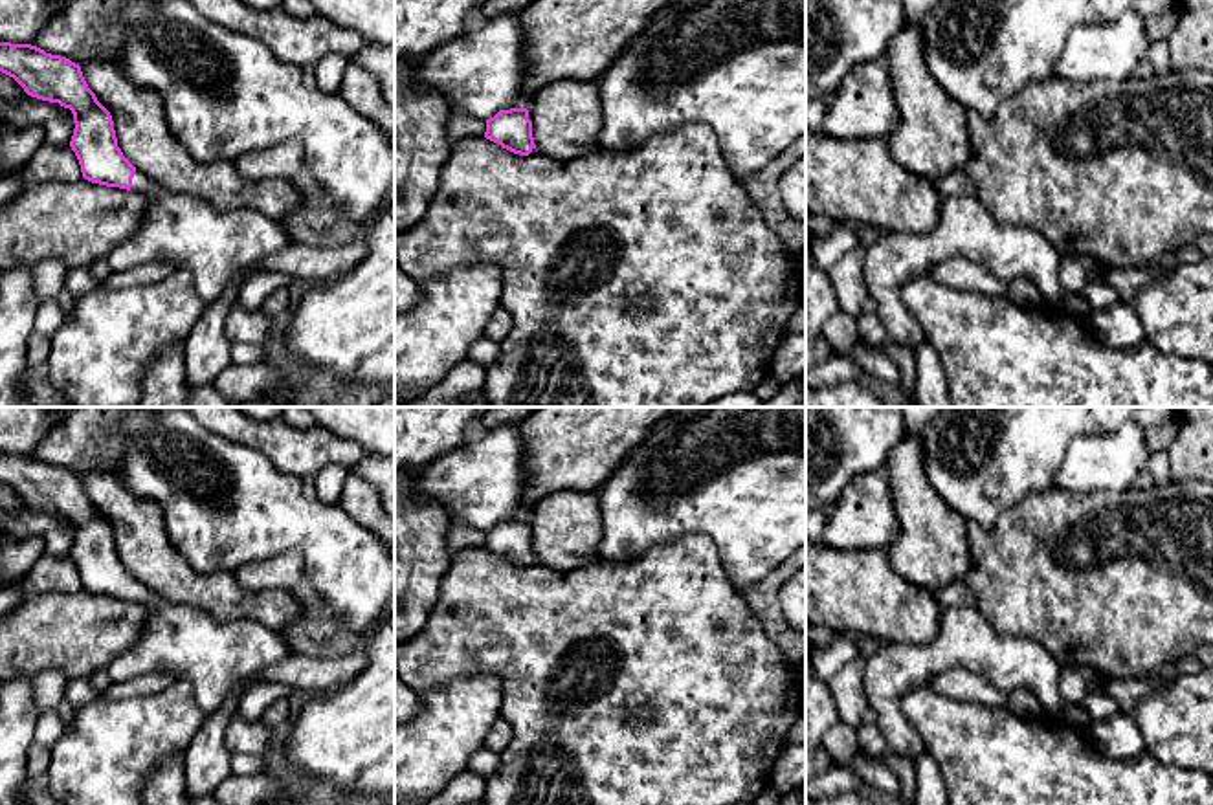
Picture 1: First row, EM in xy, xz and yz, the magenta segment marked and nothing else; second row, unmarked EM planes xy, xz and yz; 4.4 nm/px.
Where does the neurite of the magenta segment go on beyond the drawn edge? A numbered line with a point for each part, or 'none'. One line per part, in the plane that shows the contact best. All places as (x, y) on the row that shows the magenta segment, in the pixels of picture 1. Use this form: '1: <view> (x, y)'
1: xy (142, 184)

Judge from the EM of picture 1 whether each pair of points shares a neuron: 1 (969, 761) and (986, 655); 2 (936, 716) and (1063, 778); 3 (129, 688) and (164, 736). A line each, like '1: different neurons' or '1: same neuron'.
1: different neurons
2: same neuron
3: different neurons

